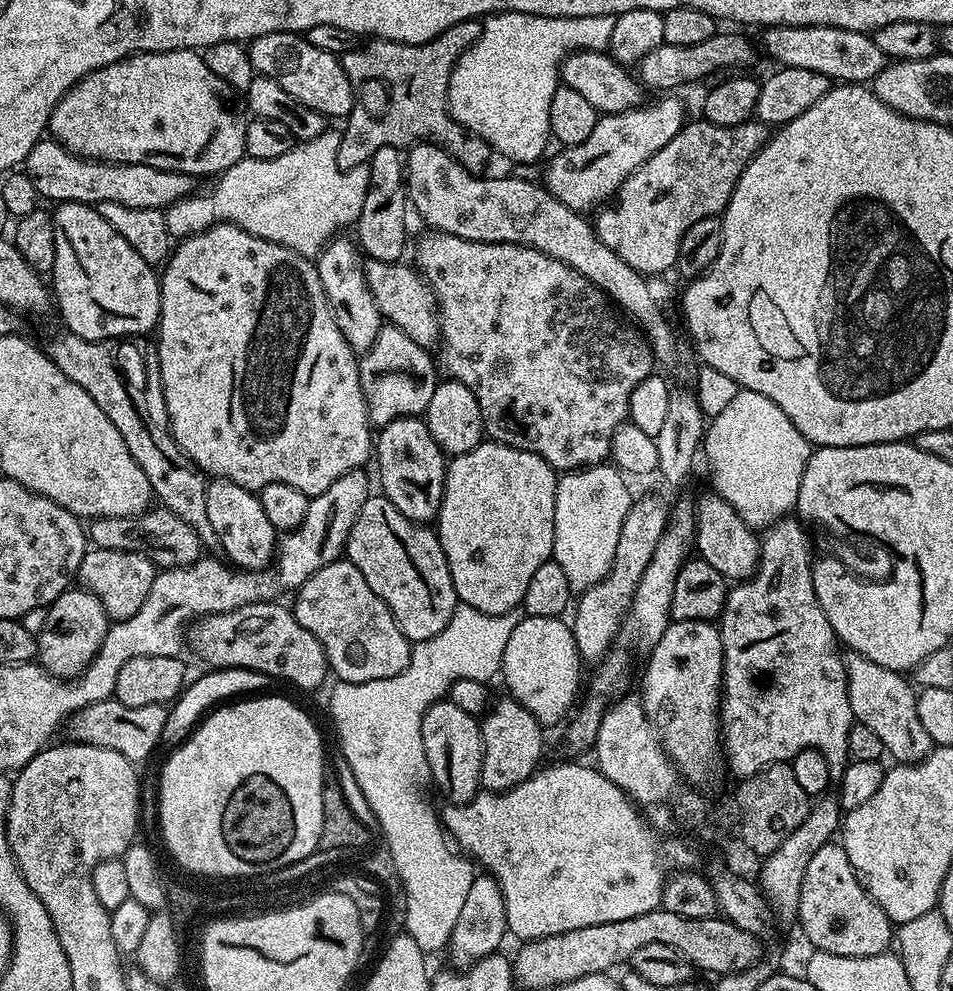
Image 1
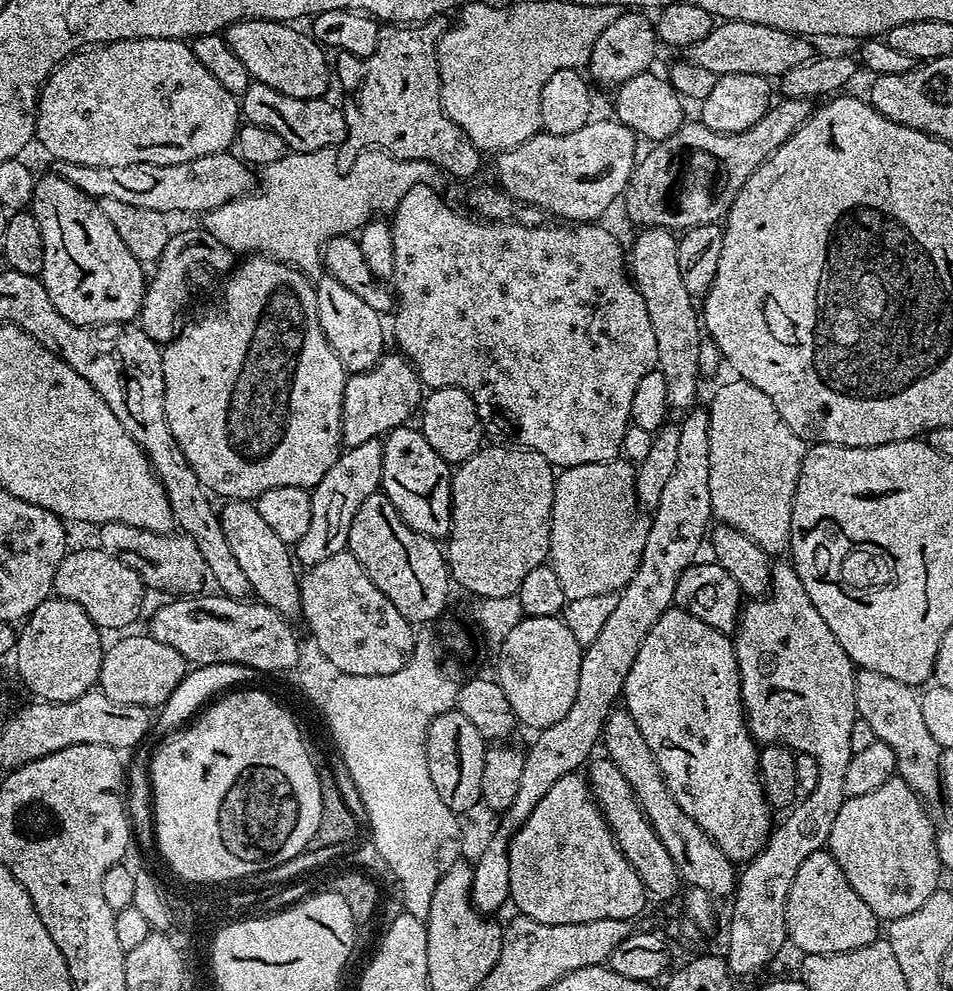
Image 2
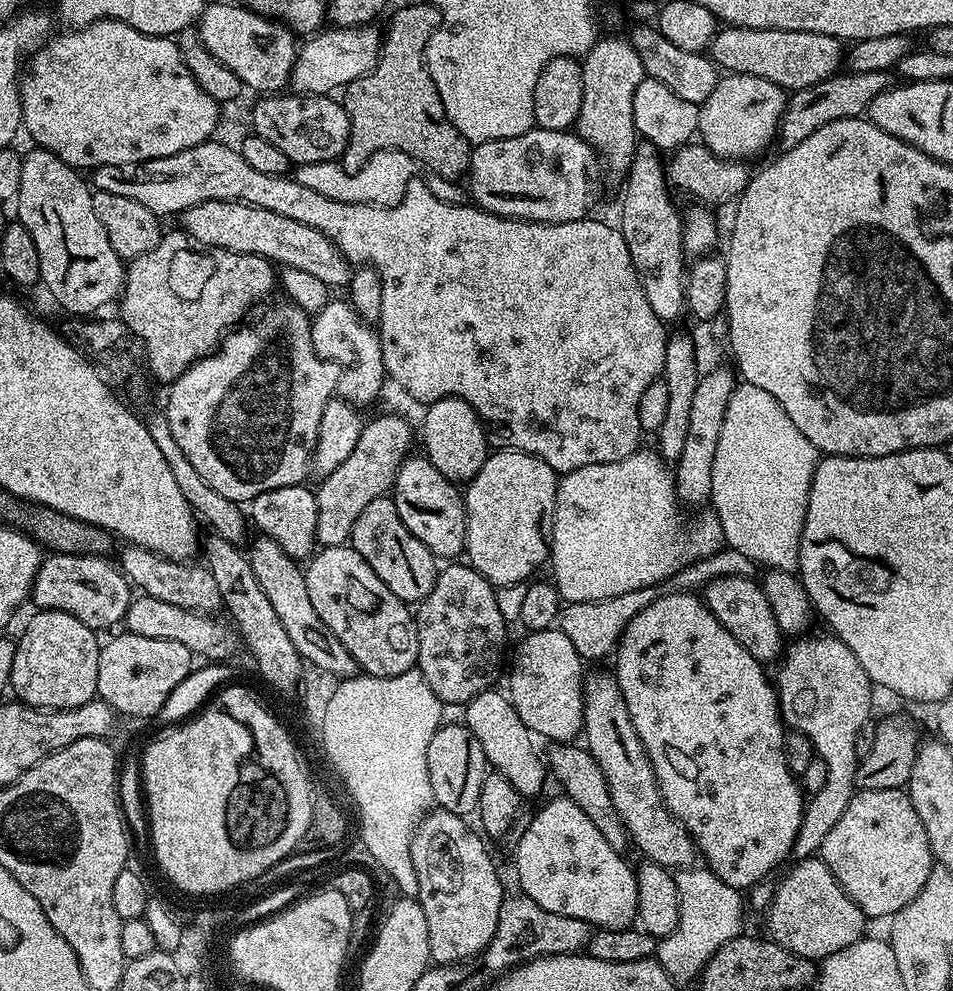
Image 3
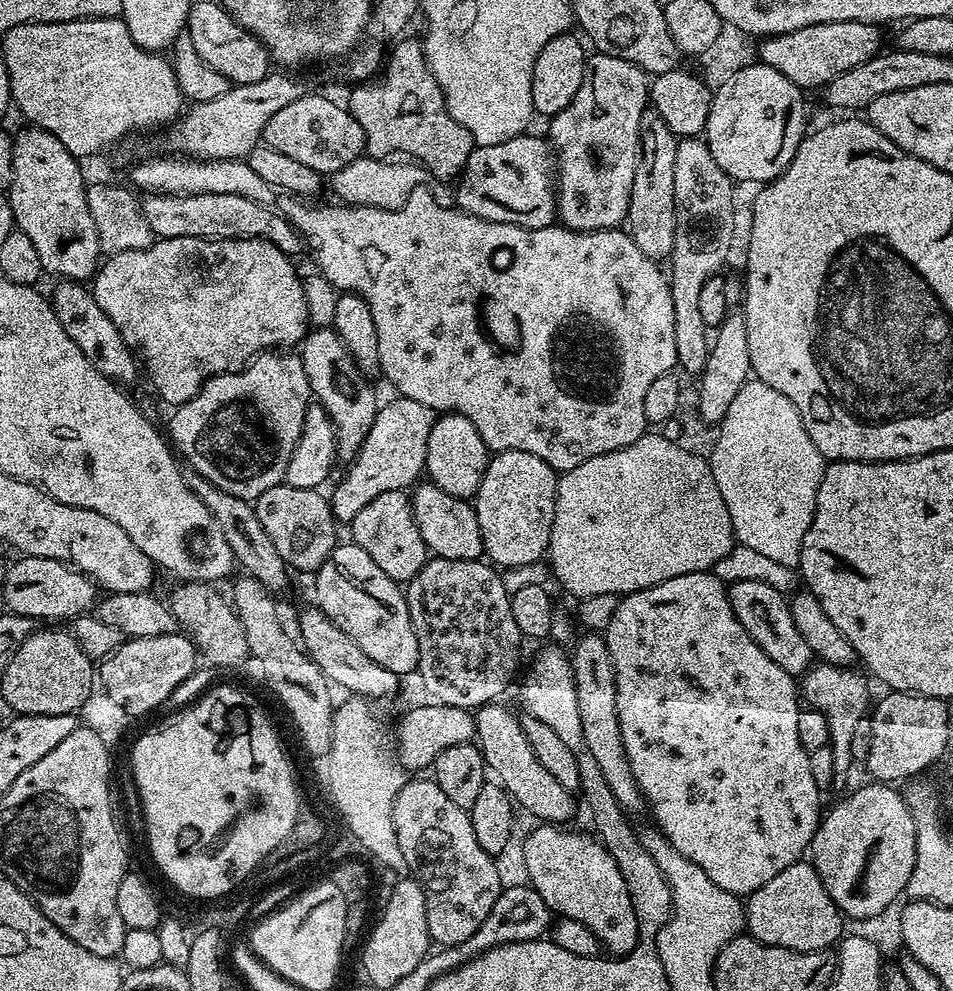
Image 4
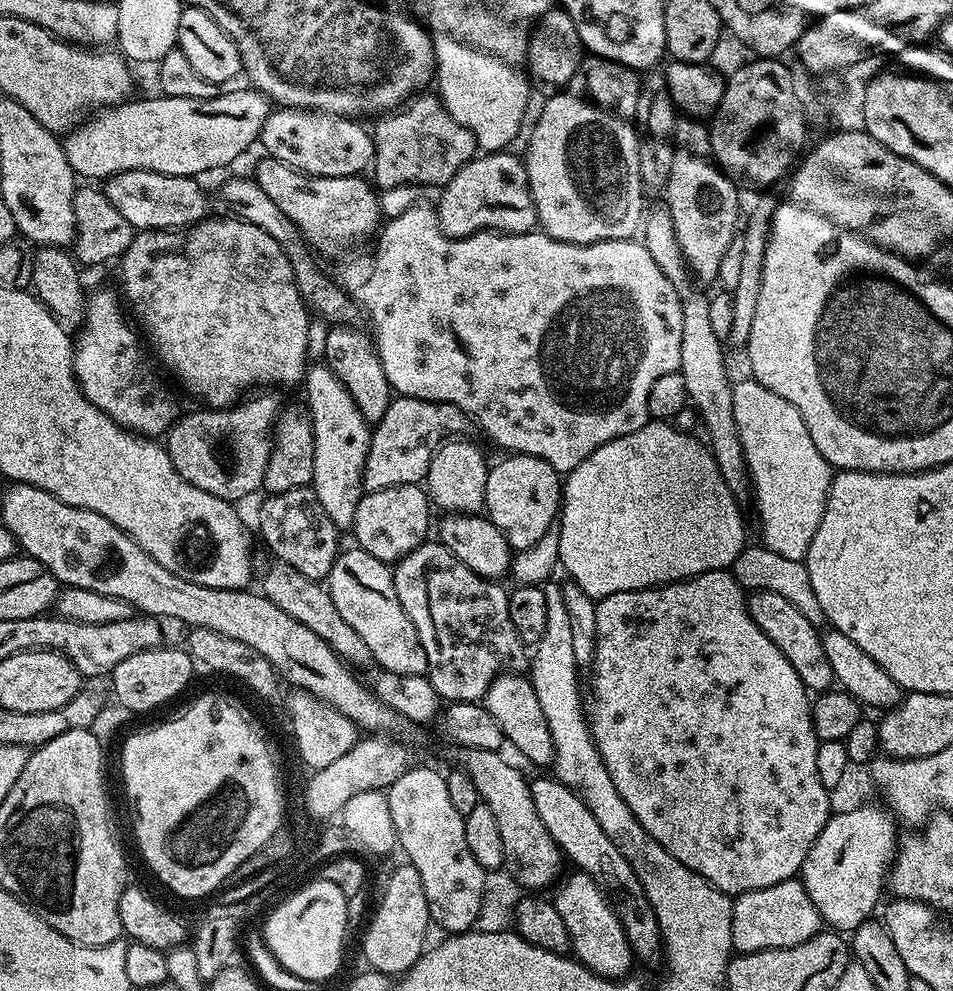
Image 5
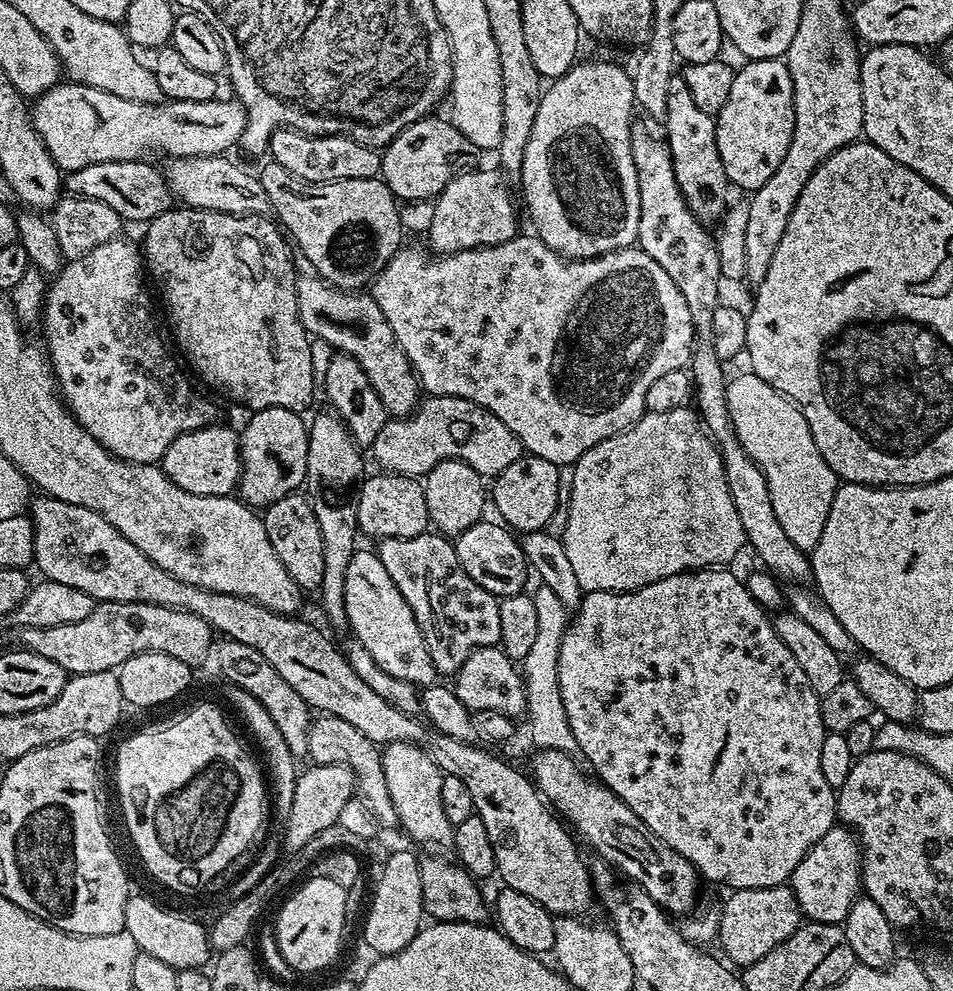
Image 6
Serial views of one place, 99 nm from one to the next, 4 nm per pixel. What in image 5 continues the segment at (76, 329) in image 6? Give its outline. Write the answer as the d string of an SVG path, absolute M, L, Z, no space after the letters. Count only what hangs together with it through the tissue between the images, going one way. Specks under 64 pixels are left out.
M115 291L113 292L96 292L93 296L91 293L87 297L84 323L78 332L80 337L77 335L74 340L76 380L80 384L81 390L84 391L84 397L94 406L98 406L98 410L105 412L115 424L120 424L128 431L142 436L160 438L178 419L176 404L172 401L167 386L160 381L159 371L155 367L134 368L132 340L138 335L138 332L131 323L128 325L124 321L125 309L122 307L121 297Z

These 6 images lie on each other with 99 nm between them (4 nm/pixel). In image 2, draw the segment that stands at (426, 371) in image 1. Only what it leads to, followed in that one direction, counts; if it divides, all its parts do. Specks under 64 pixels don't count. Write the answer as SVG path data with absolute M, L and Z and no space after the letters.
M385 354L369 372L349 375L342 398L342 444L345 449L362 446L362 442L380 440L394 428L409 423L422 404L420 376L412 361L403 354Z

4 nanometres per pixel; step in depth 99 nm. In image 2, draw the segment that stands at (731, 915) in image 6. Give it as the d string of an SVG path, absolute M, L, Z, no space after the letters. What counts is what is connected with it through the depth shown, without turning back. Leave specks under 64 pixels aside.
M827 850L810 854L810 858L798 866L786 898L786 926L791 947L801 948L804 954L827 956L872 944L882 932L881 921L874 910L858 898L854 886L846 882L846 874L842 874L838 862Z

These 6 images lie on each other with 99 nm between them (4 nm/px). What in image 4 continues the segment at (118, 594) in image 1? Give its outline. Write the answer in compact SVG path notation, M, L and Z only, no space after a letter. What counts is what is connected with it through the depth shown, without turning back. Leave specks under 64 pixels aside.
M20 556L4 572L4 604L14 616L29 616L32 621L71 622L77 616L91 613L98 603L97 585L71 564L54 558Z

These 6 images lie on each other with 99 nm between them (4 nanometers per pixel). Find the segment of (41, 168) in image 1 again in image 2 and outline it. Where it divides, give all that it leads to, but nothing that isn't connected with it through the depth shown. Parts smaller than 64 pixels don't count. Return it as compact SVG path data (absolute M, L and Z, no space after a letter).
M231 151L206 154L190 162L174 166L157 164L131 164L130 166L78 166L61 163L59 175L64 176L78 190L95 198L118 198L118 202L130 202L130 206L142 206L146 210L172 212L197 212L203 214L218 206L226 206L254 188L253 169Z

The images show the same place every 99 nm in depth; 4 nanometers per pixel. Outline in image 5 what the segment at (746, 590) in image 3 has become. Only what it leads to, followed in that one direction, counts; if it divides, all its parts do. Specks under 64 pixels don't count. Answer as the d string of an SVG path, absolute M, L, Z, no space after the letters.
M753 591L748 597L748 612L759 628L786 655L790 664L802 679L804 687L819 694L833 687L836 675L830 670L826 650L821 644L821 633L817 625L810 623L797 608L782 596L768 591Z

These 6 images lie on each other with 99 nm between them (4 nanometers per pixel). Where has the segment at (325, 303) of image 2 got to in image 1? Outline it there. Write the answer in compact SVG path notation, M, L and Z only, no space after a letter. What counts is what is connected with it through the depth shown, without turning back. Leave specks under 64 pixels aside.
M340 239L329 240L321 248L320 255L315 257L314 263L322 282L322 290L334 314L334 322L338 322L338 330L342 330L342 338L346 338L353 352L363 354L370 346L374 346L374 338L378 338L382 327L382 317L380 307L364 277L364 260L359 247L351 239Z

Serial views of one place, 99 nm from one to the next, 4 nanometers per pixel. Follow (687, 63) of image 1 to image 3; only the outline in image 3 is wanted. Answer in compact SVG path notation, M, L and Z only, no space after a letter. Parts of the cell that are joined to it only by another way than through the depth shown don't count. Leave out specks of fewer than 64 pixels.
M724 26L712 39L710 56L725 73L766 78L779 88L795 90L835 75L836 67L842 64L842 44L833 36L817 32Z

